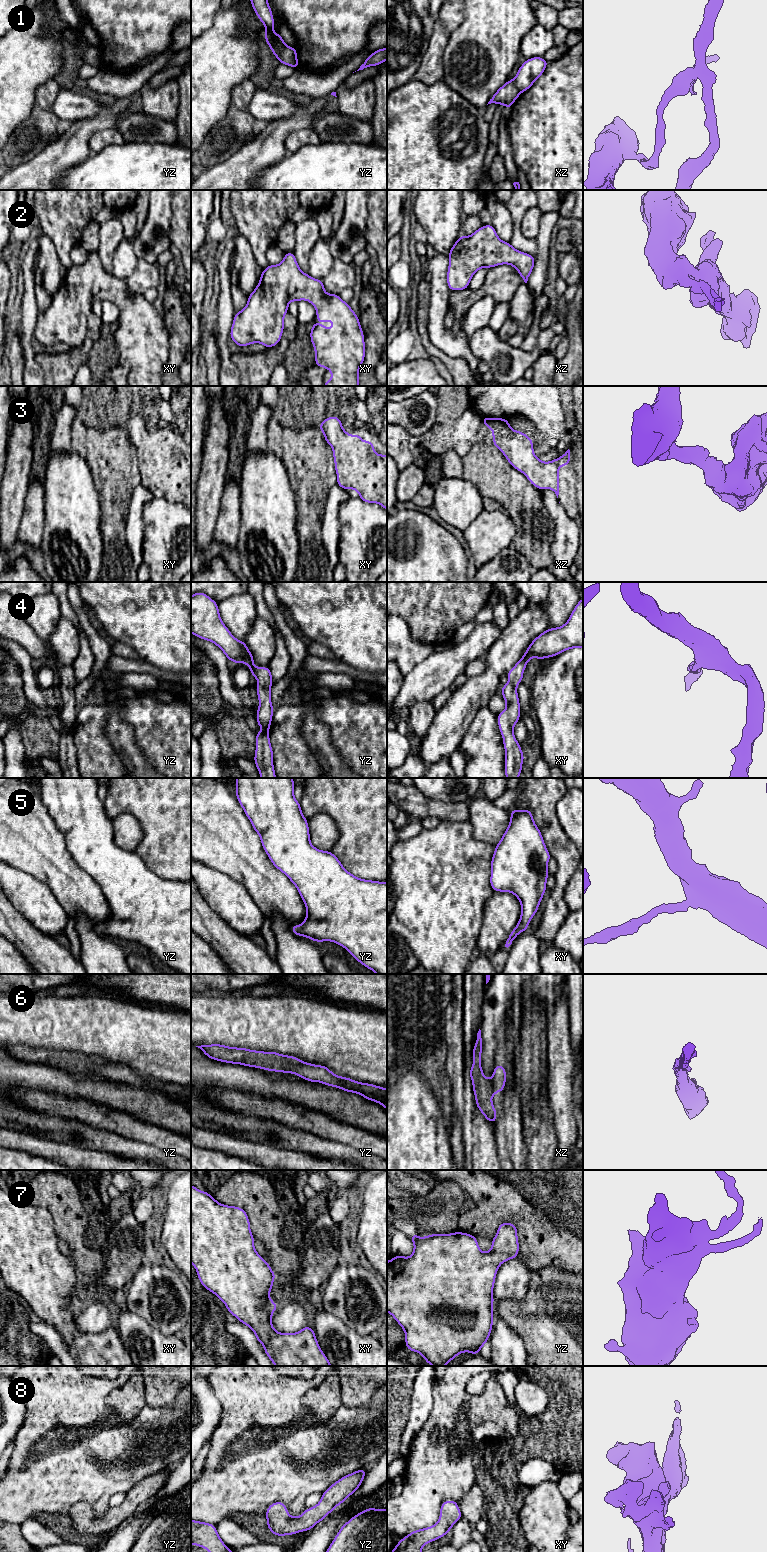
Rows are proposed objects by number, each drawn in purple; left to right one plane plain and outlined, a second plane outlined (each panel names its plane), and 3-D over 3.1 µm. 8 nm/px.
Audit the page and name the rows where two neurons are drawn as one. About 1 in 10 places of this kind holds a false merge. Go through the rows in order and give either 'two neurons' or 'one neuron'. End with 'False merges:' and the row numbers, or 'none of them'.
1: two neurons
2: one neuron
3: one neuron
4: one neuron
5: one neuron
6: one neuron
7: one neuron
8: one neuron
False merges: 1

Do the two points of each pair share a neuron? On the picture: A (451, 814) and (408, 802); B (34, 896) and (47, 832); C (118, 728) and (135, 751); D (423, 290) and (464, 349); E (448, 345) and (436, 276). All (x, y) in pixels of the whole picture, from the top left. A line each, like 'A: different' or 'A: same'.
A: same
B: different
C: same
D: different
E: same

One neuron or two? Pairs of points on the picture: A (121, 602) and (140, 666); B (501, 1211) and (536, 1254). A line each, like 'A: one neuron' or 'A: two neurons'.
A: two neurons
B: one neuron

